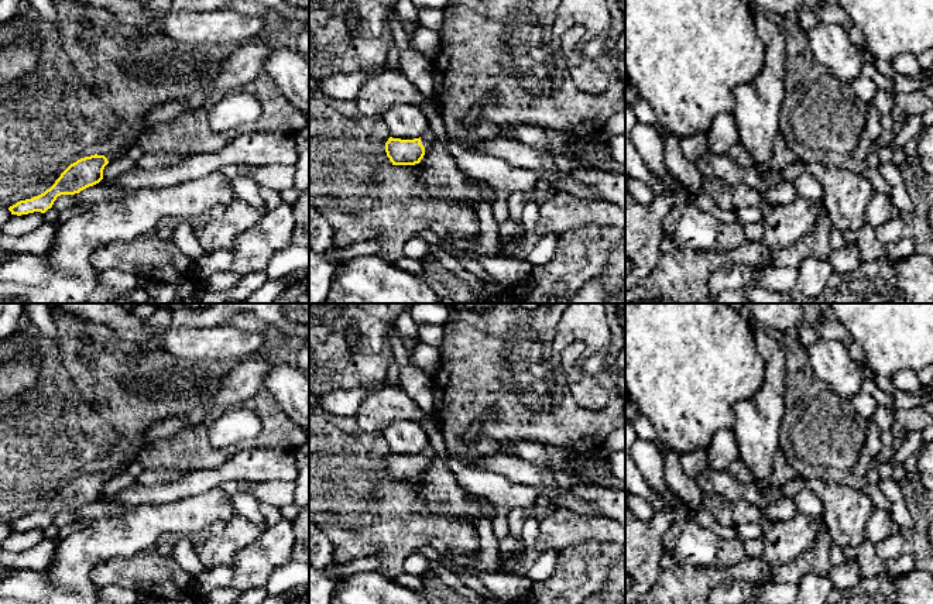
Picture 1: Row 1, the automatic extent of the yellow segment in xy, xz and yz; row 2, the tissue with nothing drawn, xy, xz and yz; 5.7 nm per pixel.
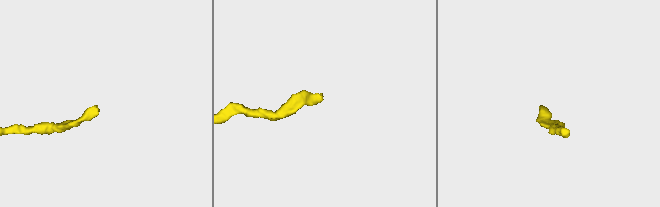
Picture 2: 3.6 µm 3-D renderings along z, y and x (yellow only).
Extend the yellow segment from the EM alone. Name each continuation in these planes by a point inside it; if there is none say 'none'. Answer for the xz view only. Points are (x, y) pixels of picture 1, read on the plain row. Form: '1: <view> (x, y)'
1: xz (426, 456)

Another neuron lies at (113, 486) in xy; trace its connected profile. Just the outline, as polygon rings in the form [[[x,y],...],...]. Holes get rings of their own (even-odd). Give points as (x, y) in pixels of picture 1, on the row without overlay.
[[[127,470],[120,471],[119,474],[110,477],[103,485],[103,494],[107,497],[114,497],[120,491],[126,490],[130,485],[136,484],[136,477],[131,476]]]

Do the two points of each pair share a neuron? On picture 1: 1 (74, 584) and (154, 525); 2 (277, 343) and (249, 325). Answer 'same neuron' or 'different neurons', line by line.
1: same neuron
2: same neuron

